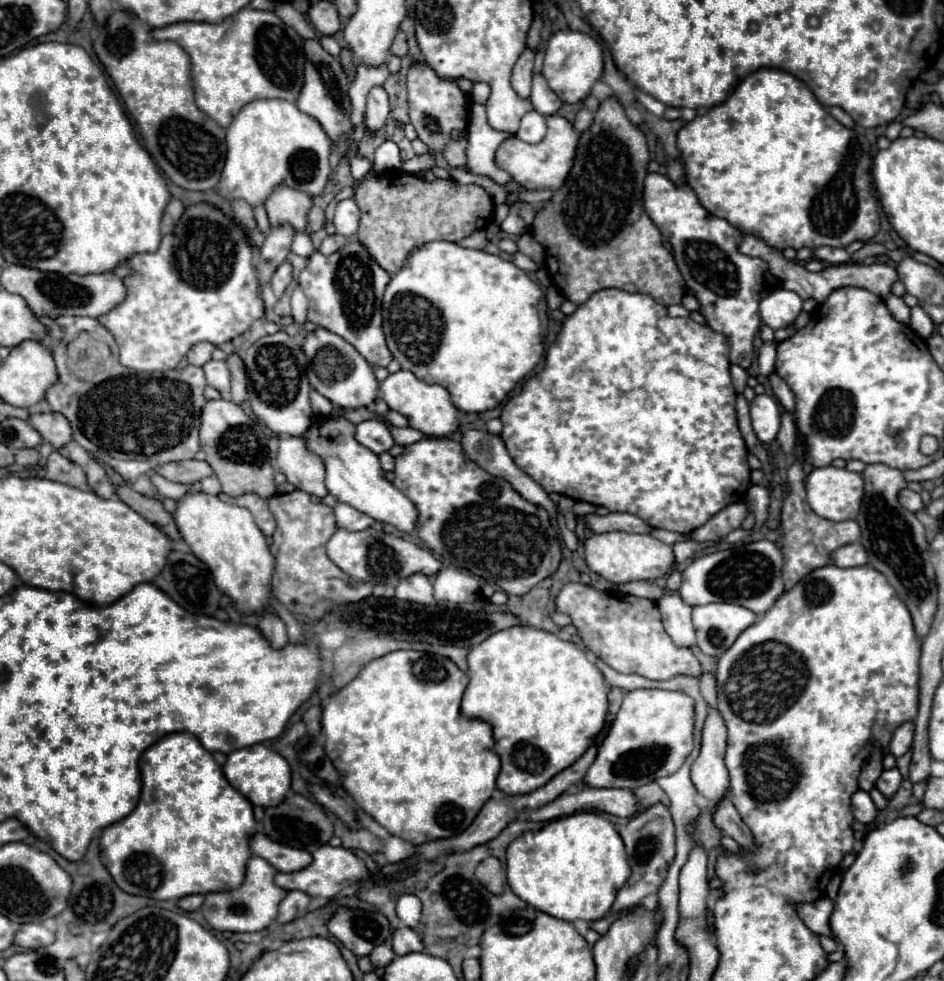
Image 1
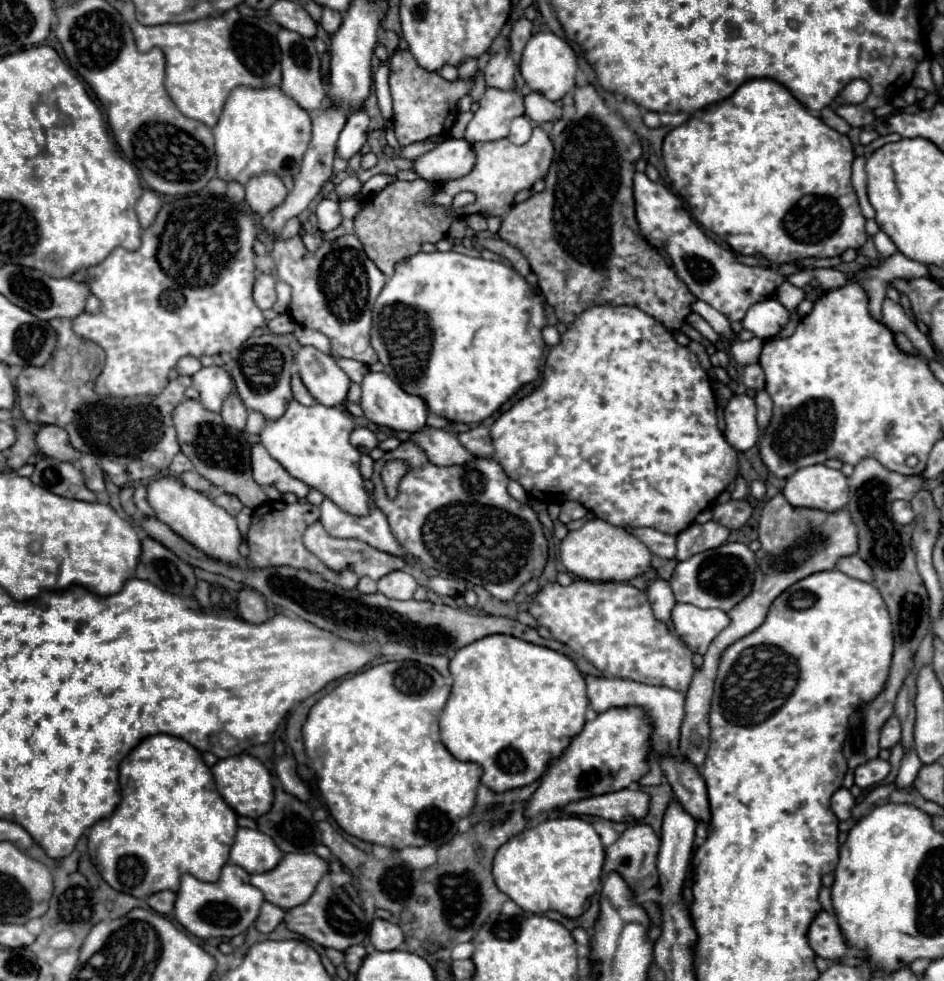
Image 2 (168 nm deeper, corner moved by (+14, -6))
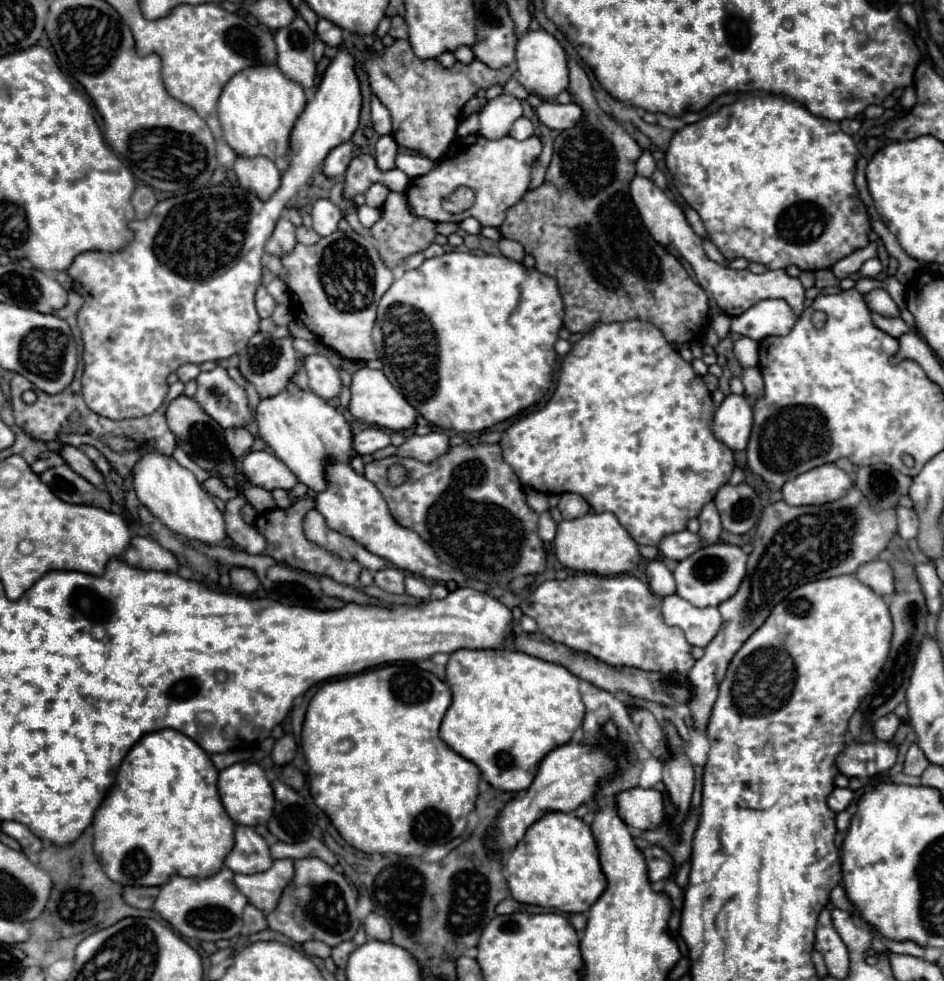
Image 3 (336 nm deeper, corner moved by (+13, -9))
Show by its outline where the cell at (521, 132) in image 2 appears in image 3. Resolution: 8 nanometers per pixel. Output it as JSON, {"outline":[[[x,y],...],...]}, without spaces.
{"outline":[[[519,117],[513,127],[511,127],[511,137],[517,139],[517,141],[523,141],[523,139],[529,139],[531,135],[535,133],[535,125],[531,119],[527,117]]]}

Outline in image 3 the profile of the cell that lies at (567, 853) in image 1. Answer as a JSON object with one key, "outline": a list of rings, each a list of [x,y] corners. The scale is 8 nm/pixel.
{"outline":[[[547,813],[537,823],[533,823],[525,837],[517,843],[517,847],[505,857],[505,871],[509,891],[515,901],[539,907],[553,907],[565,913],[585,913],[603,893],[605,889],[605,875],[601,873],[599,857],[597,857],[597,843],[593,841],[591,827],[585,825],[582,819],[577,819],[567,813]]]}

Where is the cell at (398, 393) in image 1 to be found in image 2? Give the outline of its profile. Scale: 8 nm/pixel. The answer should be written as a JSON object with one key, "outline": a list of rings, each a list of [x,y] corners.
{"outline":[[[368,372],[362,380],[362,410],[364,416],[378,424],[378,426],[386,426],[392,430],[404,430],[404,432],[418,432],[420,428],[426,426],[426,414],[428,408],[424,404],[422,398],[418,396],[410,396],[406,394],[386,372]]]}

